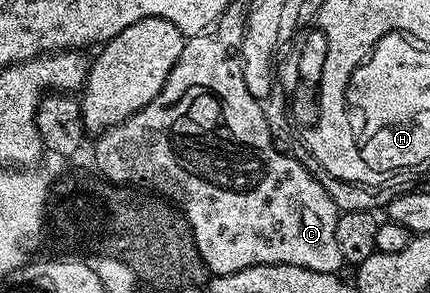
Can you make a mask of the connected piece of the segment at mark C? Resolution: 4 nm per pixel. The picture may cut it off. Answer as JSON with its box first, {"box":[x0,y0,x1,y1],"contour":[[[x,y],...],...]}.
{"box":[95,23,346,277],"contour":[[[224,23],[217,24],[214,32],[220,37],[211,37],[211,32],[208,31],[189,36],[178,55],[178,63],[174,63],[162,91],[158,91],[158,95],[153,101],[146,103],[146,107],[142,107],[138,113],[127,117],[121,125],[104,130],[95,138],[97,165],[95,168],[98,170],[99,176],[103,177],[105,181],[115,181],[118,185],[147,187],[149,190],[163,195],[169,202],[175,203],[190,223],[200,258],[208,266],[209,274],[225,277],[255,265],[293,265],[294,267],[306,267],[310,271],[318,271],[319,273],[339,274],[340,268],[345,268],[346,262],[342,251],[338,251],[338,239],[336,238],[338,210],[334,199],[330,199],[322,182],[317,180],[317,177],[301,161],[297,160],[295,156],[289,155],[287,157],[286,154],[279,153],[272,146],[271,132],[260,133],[260,127],[262,128],[261,102],[246,91],[246,79],[242,75],[242,67],[240,66],[242,57],[237,46],[242,40],[241,34],[239,32],[228,33]]]}

